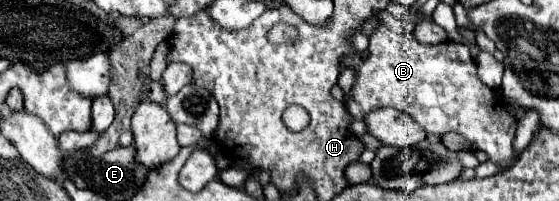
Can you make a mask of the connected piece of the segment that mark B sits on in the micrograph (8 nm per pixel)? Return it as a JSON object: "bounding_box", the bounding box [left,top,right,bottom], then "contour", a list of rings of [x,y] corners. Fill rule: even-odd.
{"bounding_box":[346,23,518,163],"contour":[[[380,23],[376,31],[370,35],[368,51],[370,53],[366,61],[356,69],[358,77],[346,101],[346,107],[352,113],[352,117],[364,119],[370,111],[382,107],[394,107],[412,115],[428,133],[444,135],[456,131],[464,135],[466,139],[478,143],[478,147],[488,153],[490,161],[508,161],[508,163],[516,161],[512,151],[512,141],[514,141],[514,127],[518,127],[518,121],[506,113],[498,95],[480,83],[466,45],[456,45],[450,41],[440,45],[426,45],[416,41],[414,33],[396,33],[388,29],[384,23]]]}

